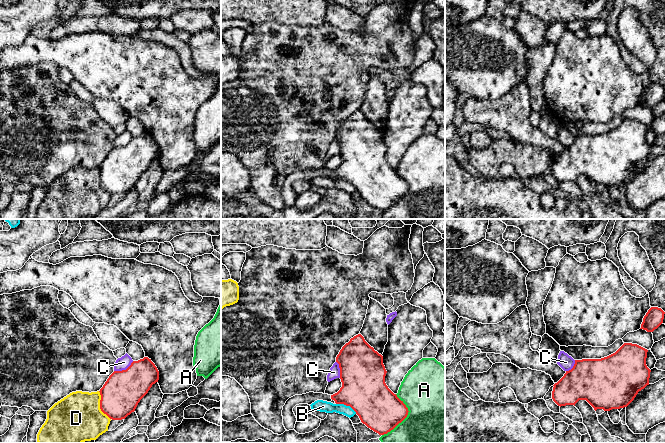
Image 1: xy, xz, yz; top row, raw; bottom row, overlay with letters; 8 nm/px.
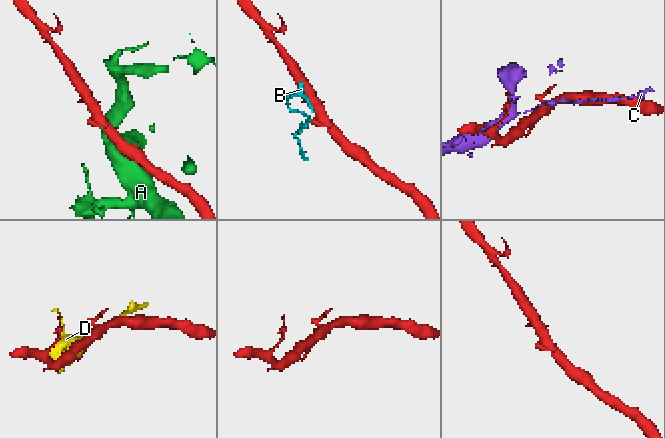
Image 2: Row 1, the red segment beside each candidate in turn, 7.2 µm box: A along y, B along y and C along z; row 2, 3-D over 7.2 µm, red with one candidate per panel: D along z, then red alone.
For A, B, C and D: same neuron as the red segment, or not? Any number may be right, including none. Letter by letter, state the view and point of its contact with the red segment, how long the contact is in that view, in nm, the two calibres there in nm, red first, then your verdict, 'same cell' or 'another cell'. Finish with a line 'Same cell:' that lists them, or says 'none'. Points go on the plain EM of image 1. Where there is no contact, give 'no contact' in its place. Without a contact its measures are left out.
A: meets red in xz at (405, 193); contact 360 nm long; 340 nm thick on the red side, 500 nm on the other; another cell
B: meets red in xz at (346, 181); contact 190 nm long; 360 nm thick on the red side, 100 nm on the other; another cell
C: meets red in xy at (123, 146); contact 180 nm long; 320 nm thick on the red side, 100 nm on the other; another cell
D: meets red in xy at (100, 181); contact 260 nm long; 320 nm thick on the red side, 400 nm on the other; another cell
Same cell: none

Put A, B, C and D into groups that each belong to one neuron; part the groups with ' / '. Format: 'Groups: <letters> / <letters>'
Groups: A / B / C / D

